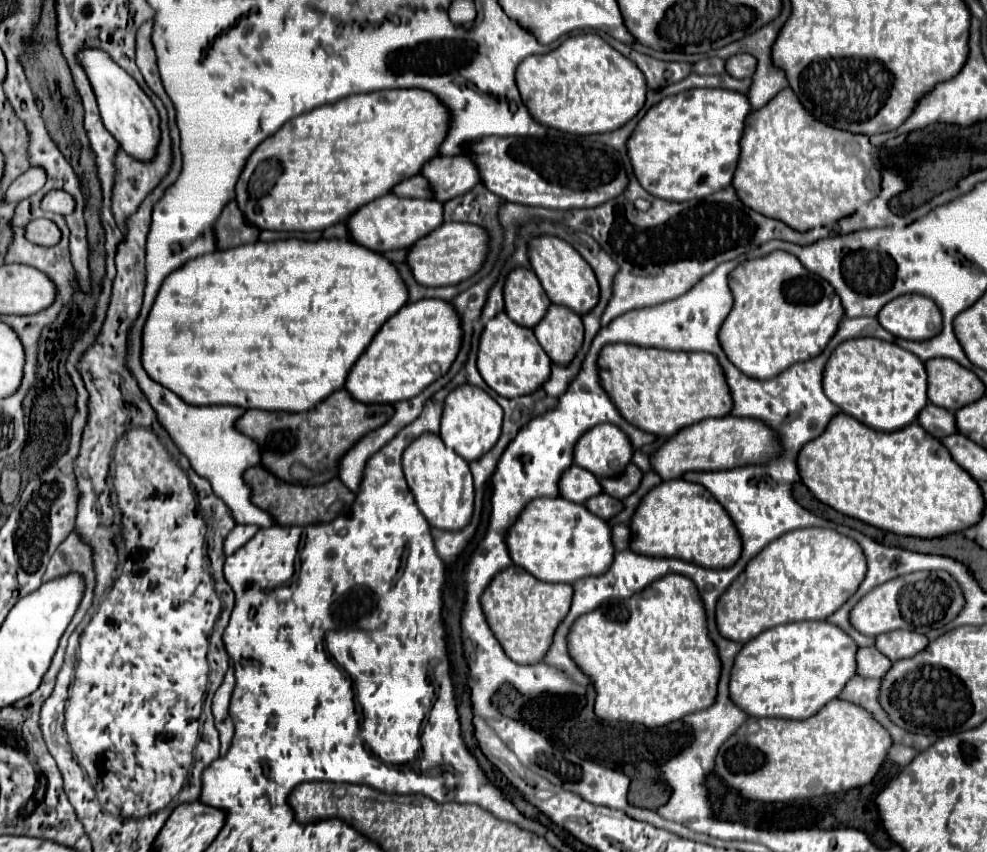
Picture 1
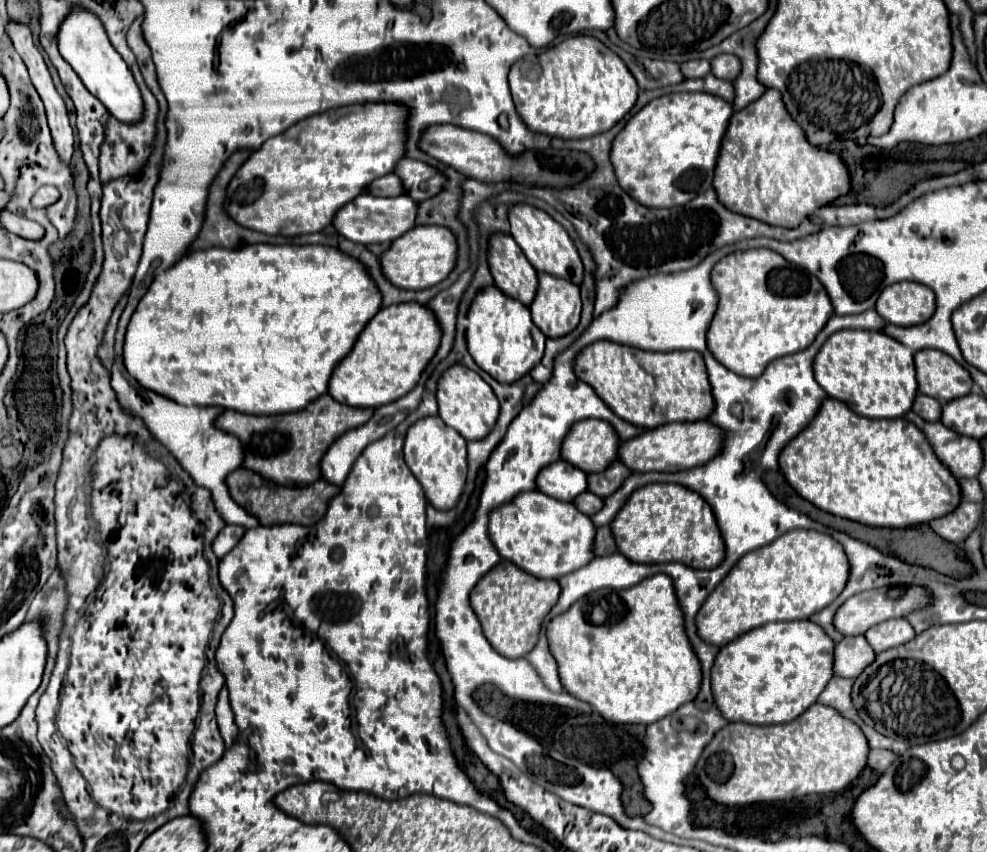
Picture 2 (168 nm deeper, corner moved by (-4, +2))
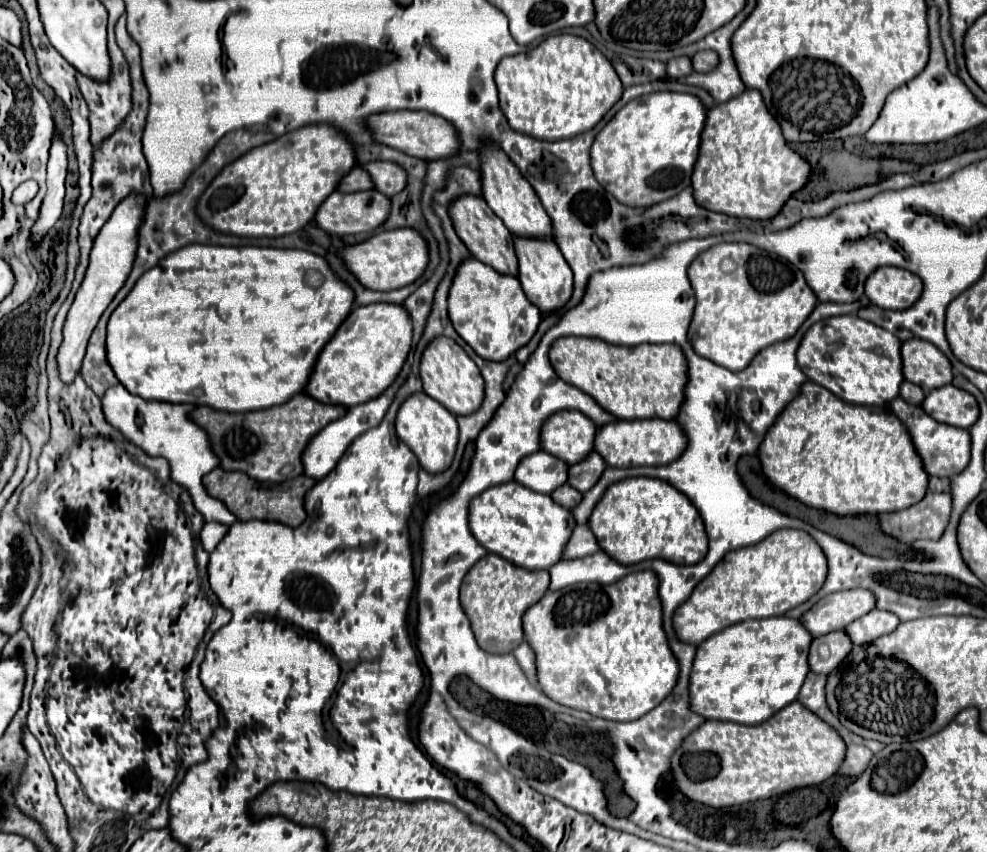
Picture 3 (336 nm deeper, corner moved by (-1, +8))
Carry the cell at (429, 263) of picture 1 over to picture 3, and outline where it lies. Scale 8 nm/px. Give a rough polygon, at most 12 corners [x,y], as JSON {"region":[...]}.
{"region":[[412,227],[382,231],[340,257],[374,291],[414,283],[430,263]]}

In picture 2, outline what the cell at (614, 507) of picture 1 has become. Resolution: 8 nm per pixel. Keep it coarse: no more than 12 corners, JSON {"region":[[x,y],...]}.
{"region":[[581,493],[571,501],[585,515],[593,515],[603,507],[603,499]]}

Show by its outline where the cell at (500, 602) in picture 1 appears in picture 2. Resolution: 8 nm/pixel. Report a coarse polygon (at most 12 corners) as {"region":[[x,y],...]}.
{"region":[[497,563],[471,591],[491,647],[525,657],[559,583]]}

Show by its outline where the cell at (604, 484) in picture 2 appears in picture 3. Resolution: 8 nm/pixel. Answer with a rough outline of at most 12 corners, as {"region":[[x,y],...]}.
{"region":[[592,451],[570,465],[568,485],[586,493],[608,465]]}

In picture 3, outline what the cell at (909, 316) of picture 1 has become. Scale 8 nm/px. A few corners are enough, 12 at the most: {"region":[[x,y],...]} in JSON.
{"region":[[878,267],[866,297],[892,311],[912,307],[924,291],[906,269]]}

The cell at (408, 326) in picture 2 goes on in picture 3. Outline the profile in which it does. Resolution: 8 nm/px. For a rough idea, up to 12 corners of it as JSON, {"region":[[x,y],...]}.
{"region":[[398,303],[356,307],[306,393],[354,407],[384,393],[412,347]]}

